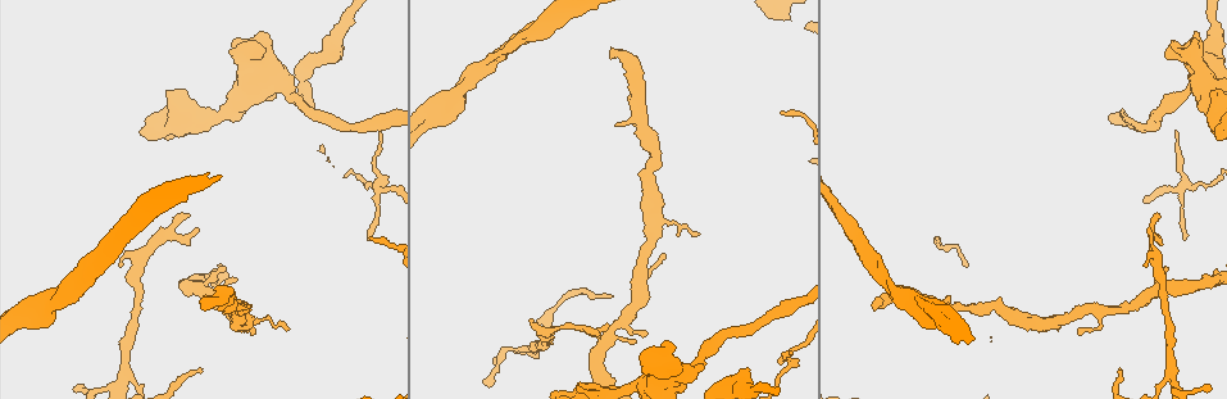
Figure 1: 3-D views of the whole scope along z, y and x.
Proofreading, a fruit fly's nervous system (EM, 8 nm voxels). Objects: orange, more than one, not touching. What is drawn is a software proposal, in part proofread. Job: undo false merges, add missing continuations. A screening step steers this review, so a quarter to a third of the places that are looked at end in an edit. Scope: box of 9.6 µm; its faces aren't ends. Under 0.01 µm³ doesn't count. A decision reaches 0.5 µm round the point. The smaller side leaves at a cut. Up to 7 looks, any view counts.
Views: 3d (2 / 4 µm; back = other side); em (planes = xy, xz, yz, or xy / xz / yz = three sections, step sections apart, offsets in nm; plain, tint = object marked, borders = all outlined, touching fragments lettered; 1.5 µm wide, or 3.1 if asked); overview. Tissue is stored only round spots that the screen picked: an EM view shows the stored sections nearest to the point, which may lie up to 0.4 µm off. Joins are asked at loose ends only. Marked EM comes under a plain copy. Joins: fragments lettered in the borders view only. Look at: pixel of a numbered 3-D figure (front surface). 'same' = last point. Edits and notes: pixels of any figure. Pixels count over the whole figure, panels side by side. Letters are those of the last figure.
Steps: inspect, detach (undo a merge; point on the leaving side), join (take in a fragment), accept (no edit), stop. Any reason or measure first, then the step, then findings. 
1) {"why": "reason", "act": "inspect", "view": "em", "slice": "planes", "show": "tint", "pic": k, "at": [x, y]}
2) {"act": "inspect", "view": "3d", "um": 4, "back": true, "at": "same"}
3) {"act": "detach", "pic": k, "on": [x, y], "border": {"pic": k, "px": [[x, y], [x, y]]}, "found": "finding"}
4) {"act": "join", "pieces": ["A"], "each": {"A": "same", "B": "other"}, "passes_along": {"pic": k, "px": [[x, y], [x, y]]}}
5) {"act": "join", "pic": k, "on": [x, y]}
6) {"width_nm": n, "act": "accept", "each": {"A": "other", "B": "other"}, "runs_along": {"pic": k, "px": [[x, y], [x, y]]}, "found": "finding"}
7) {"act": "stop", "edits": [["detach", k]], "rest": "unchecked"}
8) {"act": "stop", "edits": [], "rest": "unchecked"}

{"why": "thin end", "act": "inspect", "view": "3d", "um": 4, "pic": 1, "at": [1120, 372]}

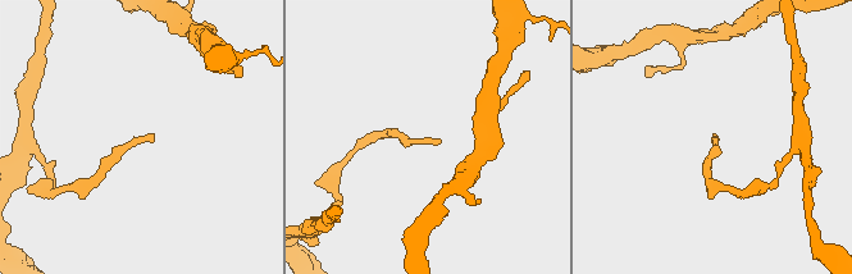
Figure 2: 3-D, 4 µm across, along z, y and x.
{"act": "inspect", "view": "em", "slice": "xy", "step": 8, "show": "borders", "pic": 2, "at": [151, 137]}

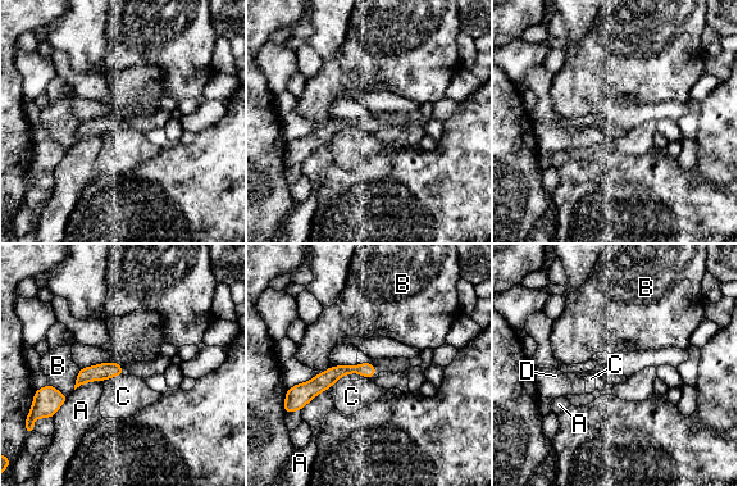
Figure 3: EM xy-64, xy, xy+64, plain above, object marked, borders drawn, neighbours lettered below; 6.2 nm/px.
{"act": "accept", "each": {"A": "other", "B": "other", "C": "other", "D": "other"}, "border": {"pic": 3, "px": [[103, 380], [86, 381], [74, 390]]}, "found": "no lettered fragment goes on from it"}

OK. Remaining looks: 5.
{"why": "tapers out", "act": "inspect", "view": "3d", "um": 4, "pic": 1, "at": [254, 334]}

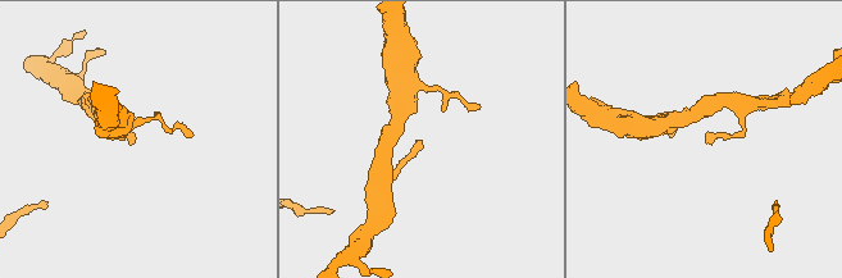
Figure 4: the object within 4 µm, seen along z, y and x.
{"act": "inspect", "view": "em", "slice": "planes", "show": "borders", "pic": 4, "at": [421, 142]}

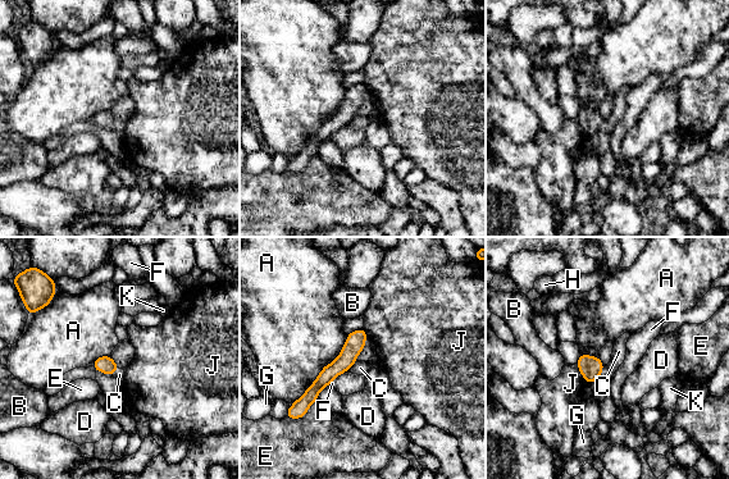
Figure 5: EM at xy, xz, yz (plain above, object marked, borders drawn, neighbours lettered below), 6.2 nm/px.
{"width_nm": 100, "act": "accept", "each": {"A": "other", "B": "other", "C": "other", "D": "other", "E": "other", "F": "other", "G": "other", "H": "other", "J": "other", "K": "other"}, "border": {"pic": 5, "px": [[577, 363], [579, 373], [589, 383]]}, "found": "none of them fits"}

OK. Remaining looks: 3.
{"why": "free end", "act": "inspect", "view": "3d", "um": 4, "pic": 1, "at": [616, 123]}

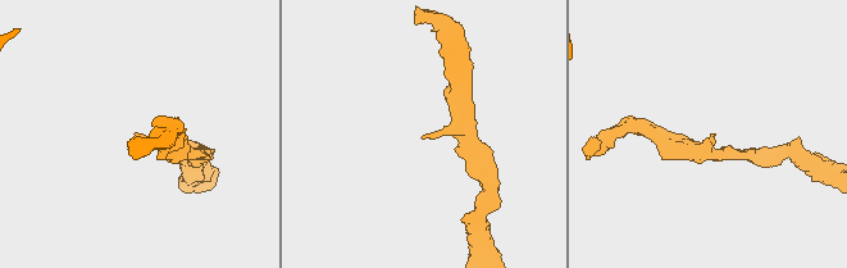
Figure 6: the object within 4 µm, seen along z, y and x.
{"act": "inspect", "view": "em", "slice": "planes", "show": "borders", "pic": 6, "at": [421, 137]}

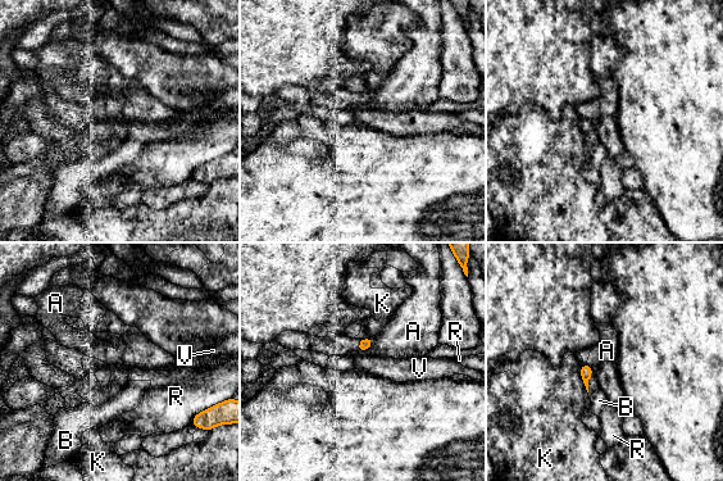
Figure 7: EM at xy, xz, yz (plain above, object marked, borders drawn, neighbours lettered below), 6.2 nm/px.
{"act": "accept", "each": {"A": "other", "B": "other", "K": "other", "R": "other", "V": "other"}, "border": {"pic": 7, "px": [[371, 337], [372, 344], [364, 352]]}, "found": "none of them fits"}

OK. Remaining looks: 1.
{"act": "stop", "edits": [], "rest": "unchecked"}

